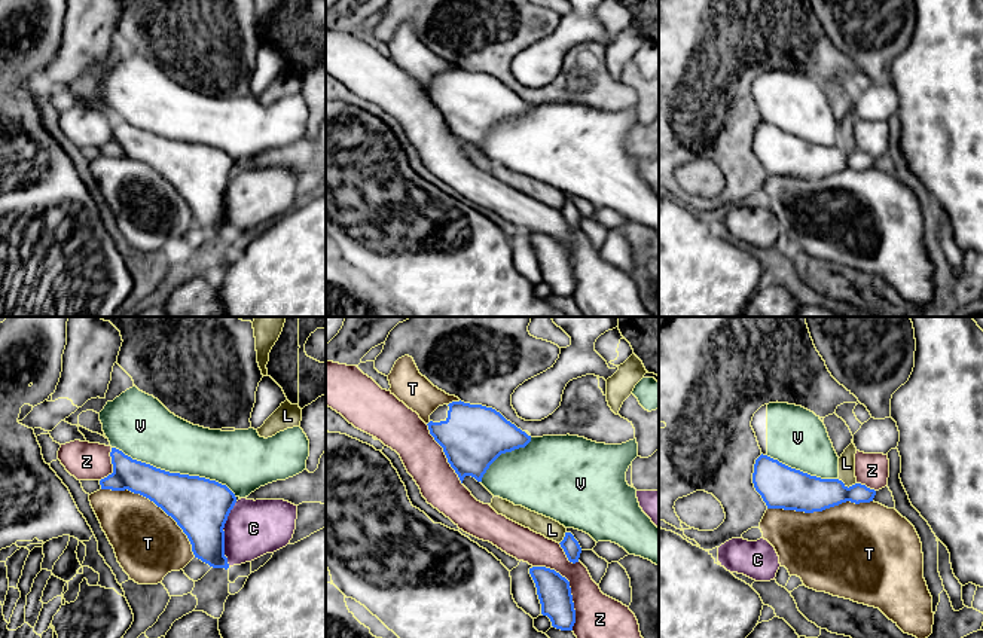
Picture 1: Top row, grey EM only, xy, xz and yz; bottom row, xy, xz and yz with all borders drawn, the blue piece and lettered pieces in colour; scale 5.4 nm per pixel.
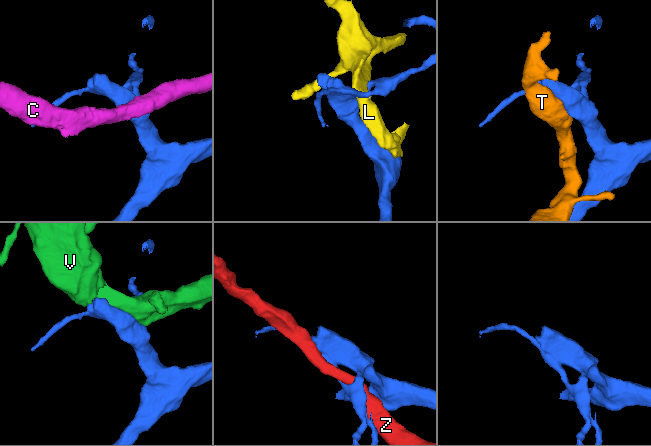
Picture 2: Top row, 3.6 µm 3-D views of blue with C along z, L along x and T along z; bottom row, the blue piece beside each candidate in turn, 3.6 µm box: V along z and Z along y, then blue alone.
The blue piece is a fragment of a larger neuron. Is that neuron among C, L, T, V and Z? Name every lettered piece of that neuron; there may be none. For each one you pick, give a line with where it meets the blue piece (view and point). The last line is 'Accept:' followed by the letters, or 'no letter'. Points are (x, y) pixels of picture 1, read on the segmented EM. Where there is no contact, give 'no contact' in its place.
V: xy (174, 473)
Accept: V

